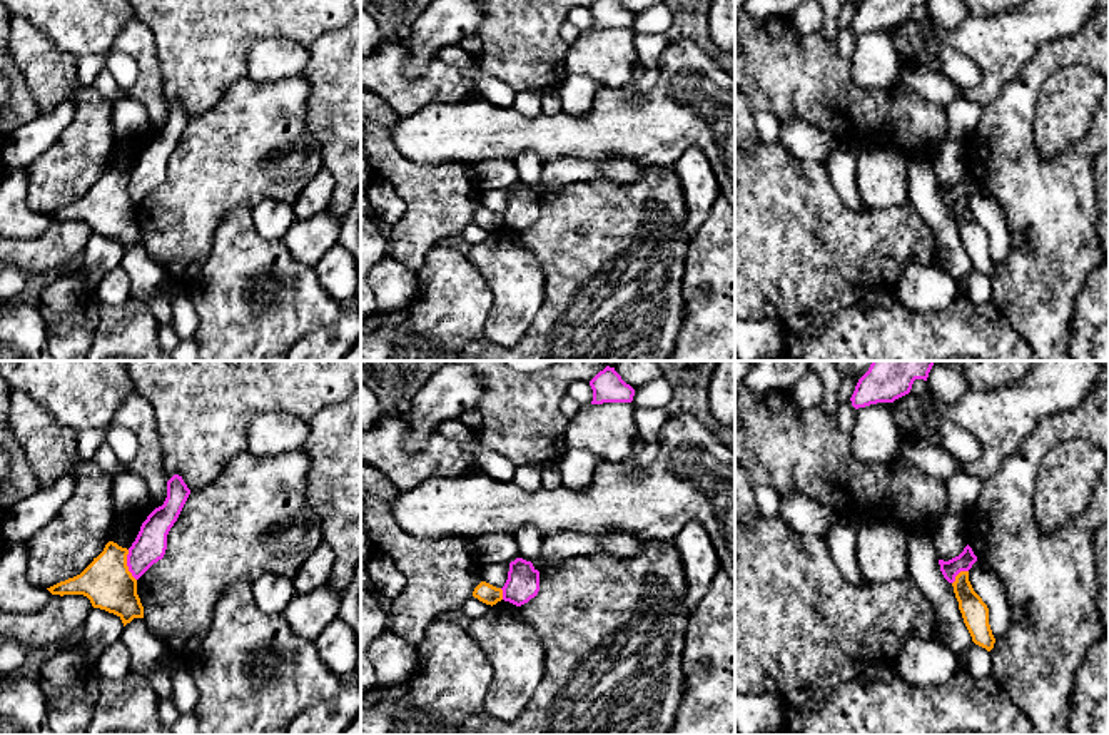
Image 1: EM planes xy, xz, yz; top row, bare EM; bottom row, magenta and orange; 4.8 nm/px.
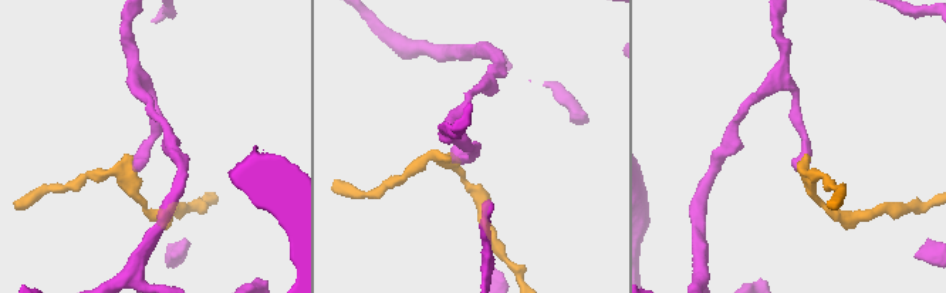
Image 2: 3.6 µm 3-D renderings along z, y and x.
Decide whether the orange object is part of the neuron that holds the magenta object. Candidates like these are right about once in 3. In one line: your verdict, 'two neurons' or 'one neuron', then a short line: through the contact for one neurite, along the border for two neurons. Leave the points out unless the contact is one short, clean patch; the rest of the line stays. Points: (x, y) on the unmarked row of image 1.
two neurons; line xy (127, 176), (127, 196), (136, 206)

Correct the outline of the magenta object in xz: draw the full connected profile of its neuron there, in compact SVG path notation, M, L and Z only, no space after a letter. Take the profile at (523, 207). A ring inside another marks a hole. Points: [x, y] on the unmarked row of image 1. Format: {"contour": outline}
{"contour": "M516 184L509 189L508 205L501 215L504 227L521 232L538 220L539 197L531 187Z"}

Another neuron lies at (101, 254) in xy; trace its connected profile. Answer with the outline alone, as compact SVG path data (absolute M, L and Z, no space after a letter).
M92 234L84 247L82 274L89 286L97 287L102 277L119 267L124 259L120 242Z

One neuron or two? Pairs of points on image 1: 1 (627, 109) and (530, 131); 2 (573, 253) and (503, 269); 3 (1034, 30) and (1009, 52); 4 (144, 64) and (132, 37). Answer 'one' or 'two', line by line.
1: one
2: two
3: one
4: one

